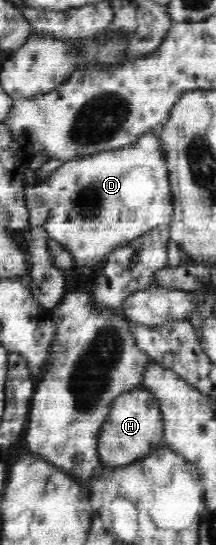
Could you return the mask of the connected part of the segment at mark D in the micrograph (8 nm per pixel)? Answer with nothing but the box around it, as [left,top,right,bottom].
[25,130,174,266]

